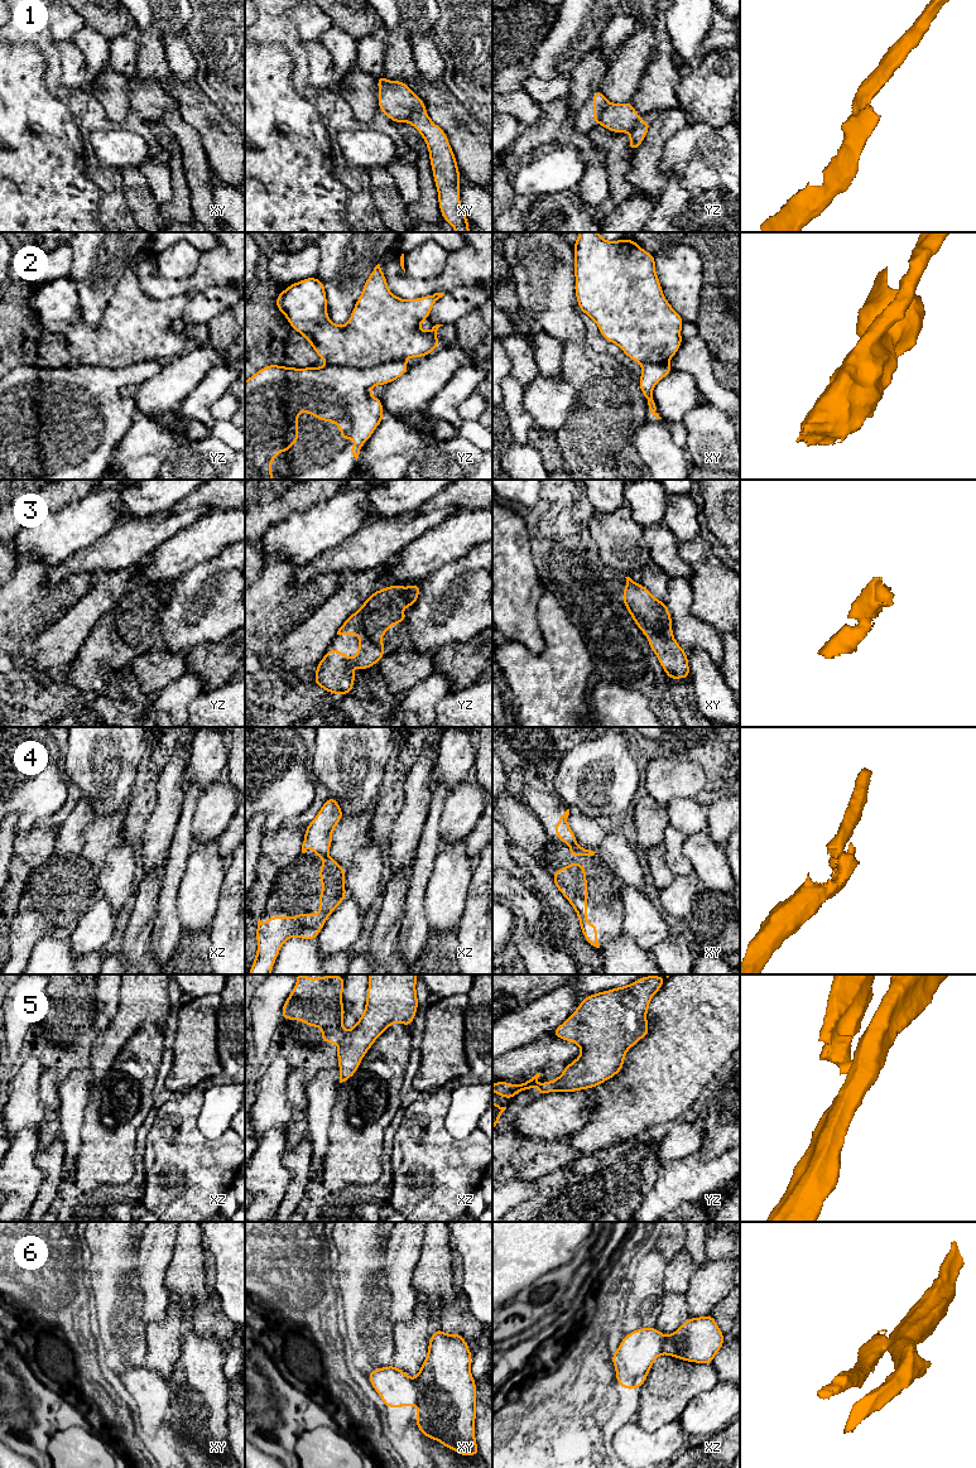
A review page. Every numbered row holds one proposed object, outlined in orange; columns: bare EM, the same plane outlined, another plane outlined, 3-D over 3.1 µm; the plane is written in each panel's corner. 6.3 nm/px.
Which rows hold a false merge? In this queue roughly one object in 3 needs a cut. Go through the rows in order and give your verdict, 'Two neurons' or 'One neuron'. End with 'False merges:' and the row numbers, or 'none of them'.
1: Two neurons
2: Two neurons
3: One neuron
4: Two neurons
5: Two neurons
6: Two neurons
False merges: 1, 2, 4, 5, 6

